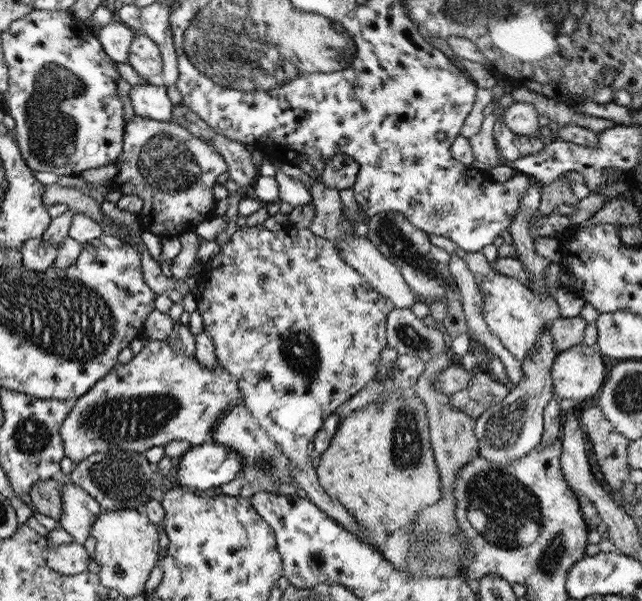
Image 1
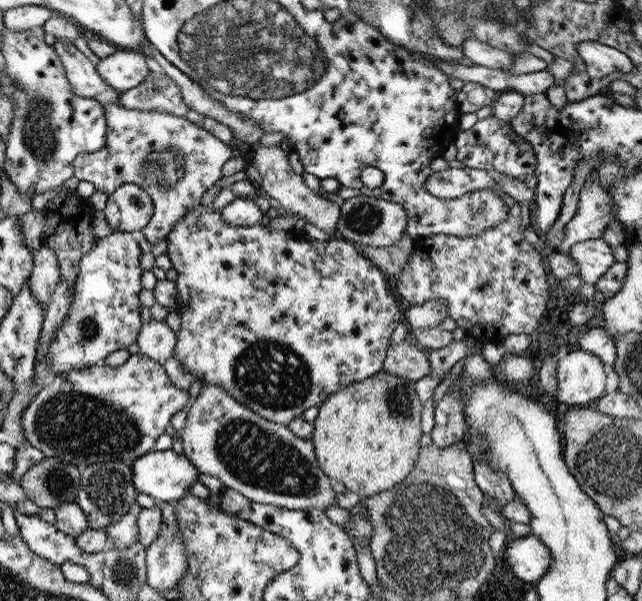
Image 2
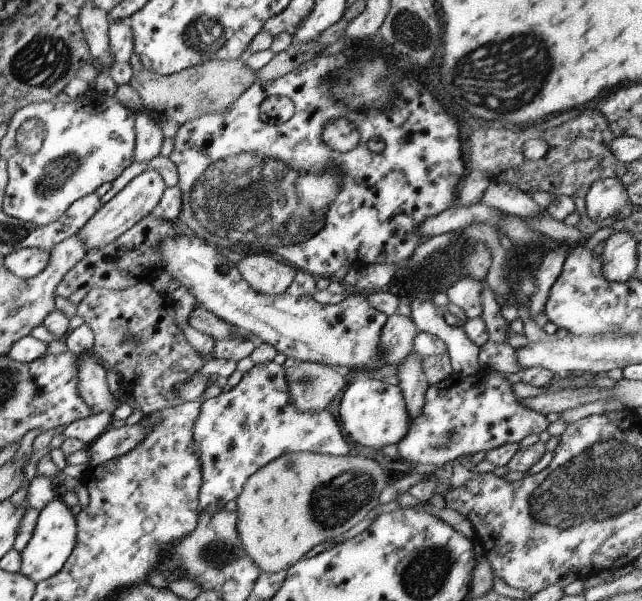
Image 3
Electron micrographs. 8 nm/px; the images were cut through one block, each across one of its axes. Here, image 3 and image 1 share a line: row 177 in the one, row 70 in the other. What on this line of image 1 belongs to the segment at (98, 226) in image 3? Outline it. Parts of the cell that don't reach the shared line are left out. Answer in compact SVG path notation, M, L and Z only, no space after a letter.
M136 34L131 41L128 51L127 63L141 75L147 84L148 79L159 76L162 59L155 42L147 35Z

